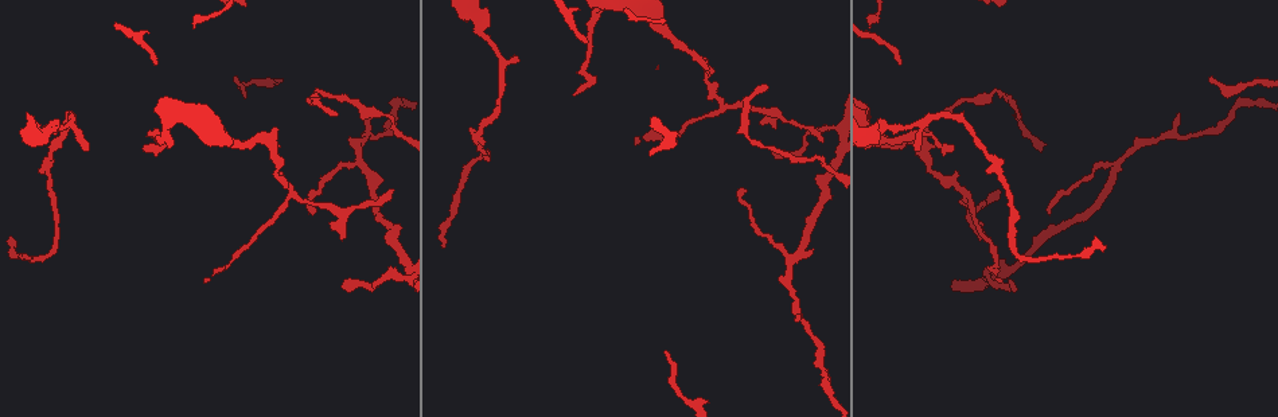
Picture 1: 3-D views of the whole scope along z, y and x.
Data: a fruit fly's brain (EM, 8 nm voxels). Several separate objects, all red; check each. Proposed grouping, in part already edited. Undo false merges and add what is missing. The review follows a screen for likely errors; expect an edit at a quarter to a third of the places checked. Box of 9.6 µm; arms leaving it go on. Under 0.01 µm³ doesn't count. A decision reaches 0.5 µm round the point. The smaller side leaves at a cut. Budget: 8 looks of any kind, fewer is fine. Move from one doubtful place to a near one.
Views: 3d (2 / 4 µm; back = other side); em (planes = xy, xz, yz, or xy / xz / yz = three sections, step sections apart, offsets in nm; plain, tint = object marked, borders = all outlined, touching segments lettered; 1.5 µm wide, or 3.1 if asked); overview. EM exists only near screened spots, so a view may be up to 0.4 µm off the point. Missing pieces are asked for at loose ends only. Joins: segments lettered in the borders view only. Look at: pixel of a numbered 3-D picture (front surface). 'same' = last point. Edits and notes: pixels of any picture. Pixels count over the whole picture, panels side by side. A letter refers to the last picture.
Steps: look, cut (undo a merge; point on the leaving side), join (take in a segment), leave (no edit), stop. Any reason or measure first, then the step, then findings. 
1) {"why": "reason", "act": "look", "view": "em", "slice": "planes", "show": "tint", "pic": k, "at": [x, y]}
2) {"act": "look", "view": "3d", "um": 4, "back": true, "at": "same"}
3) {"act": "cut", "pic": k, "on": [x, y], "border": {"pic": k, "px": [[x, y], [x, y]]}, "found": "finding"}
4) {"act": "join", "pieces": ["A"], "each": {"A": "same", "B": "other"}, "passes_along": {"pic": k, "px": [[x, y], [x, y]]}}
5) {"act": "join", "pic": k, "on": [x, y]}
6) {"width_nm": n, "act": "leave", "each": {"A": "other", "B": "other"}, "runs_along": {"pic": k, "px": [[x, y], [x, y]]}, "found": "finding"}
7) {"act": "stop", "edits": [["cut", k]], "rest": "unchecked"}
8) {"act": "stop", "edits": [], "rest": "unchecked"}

{"why": "an open end", "act": "look", "view": "em", "slice": "xy", "step": 4, "show": "tint", "pic": 1, "at": [337, 114]}

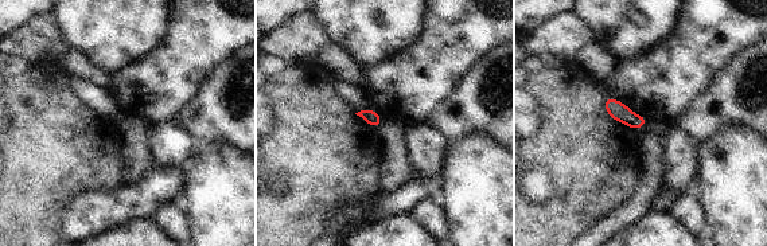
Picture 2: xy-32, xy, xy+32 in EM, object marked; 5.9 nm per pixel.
{"act": "look", "view": "em", "slice": "planes", "show": "borders", "at": "same"}

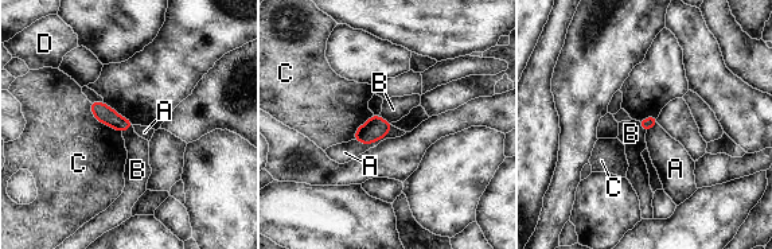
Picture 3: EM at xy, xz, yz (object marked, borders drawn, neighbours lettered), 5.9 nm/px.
{"act": "leave", "each": {"A": "other", "B": "other", "C": "other", "D": "other"}, "border": {"pic": 3, "px": [[392, 125], [371, 143], [354, 140]]}, "found": "no lettered segment goes on from it"}

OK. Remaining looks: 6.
{"why": "free end", "act": "look", "view": "em", "slice": "planes", "show": "borders", "pic": 1, "at": [393, 192]}

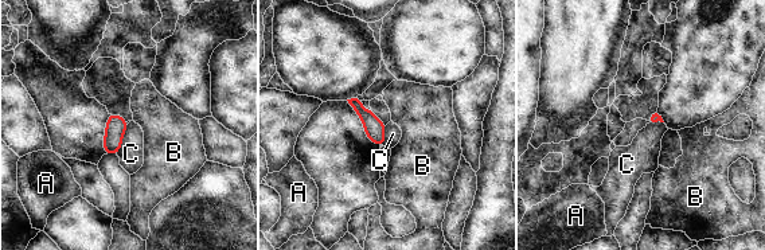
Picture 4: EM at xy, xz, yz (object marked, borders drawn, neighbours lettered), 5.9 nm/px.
{"act": "leave", "each": {"A": "other", "B": "other", "C": "other"}, "border": {"pic": 4, "px": [[128, 124], [117, 153]]}, "found": "no lettered segment goes on from it"}

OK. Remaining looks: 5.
{"why": "branch point", "act": "look", "view": "3d", "um": 4, "pic": 1, "at": [291, 191]}

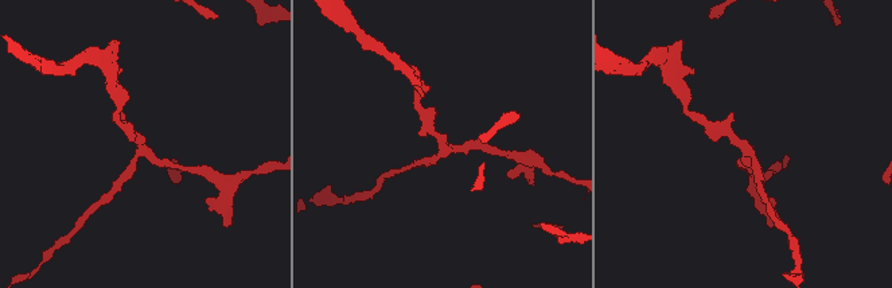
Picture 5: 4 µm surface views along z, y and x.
{"act": "look", "view": "em", "slice": "xy", "step": 4, "show": "tint", "pic": 5, "at": [443, 148]}

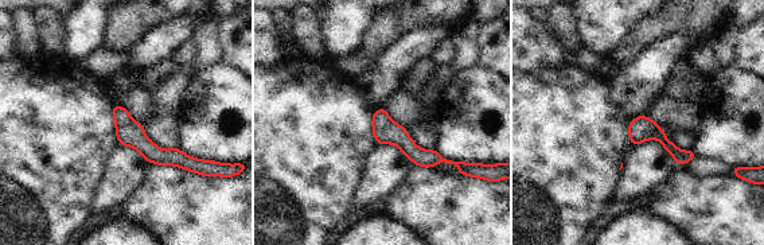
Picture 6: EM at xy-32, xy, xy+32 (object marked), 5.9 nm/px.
{"act": "look", "view": "em", "slice": "planes", "show": "borders", "at": "same"}

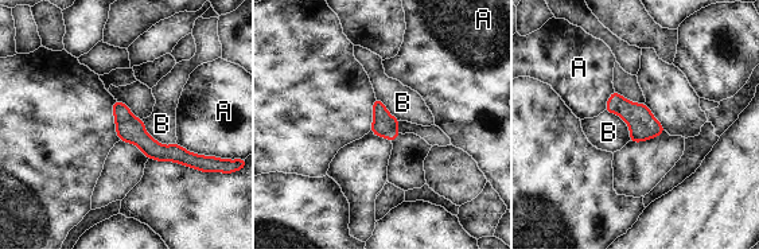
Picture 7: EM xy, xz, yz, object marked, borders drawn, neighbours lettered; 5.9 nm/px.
{"act": "leave", "each": {"A": "other", "B": "other"}, "runs_along": {"pic": 7, "px": [[117, 104], [154, 150], [193, 163]]}, "found": "all the same neuron"}

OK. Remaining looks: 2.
{"why": "free end", "act": "look", "view": "3d", "um": 4, "back": true, "pic": 1, "at": [636, 142]}

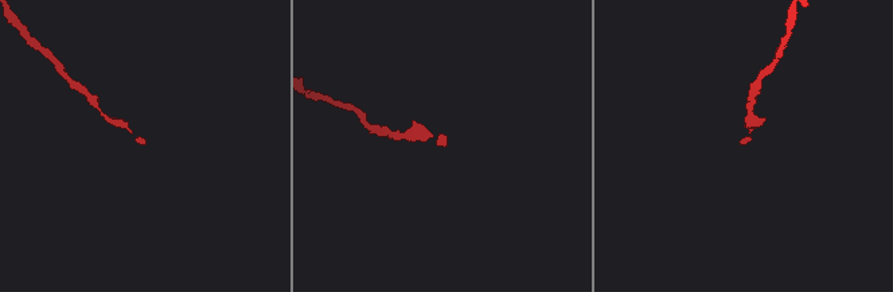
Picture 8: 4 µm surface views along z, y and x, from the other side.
{"act": "look", "view": "em", "slice": "planes", "show": "borders", "pic": 8, "at": [144, 140]}

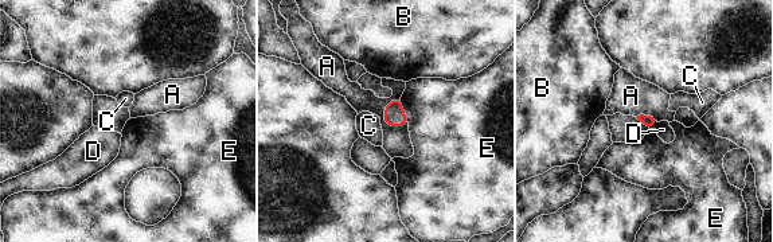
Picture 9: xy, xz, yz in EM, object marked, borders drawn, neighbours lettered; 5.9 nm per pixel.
{"act": "leave", "each": {"A": "other", "B": "other", "C": "other", "D": "other", "E": "other"}, "border": {"pic": 9, "px": [[399, 98], [386, 105], [389, 127]]}, "found": "none of them fits"}

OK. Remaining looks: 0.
{"act": "stop", "edits": [], "rest": "unchecked"}

